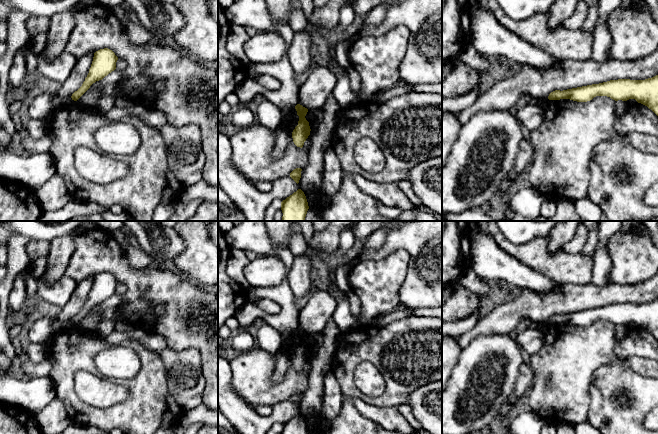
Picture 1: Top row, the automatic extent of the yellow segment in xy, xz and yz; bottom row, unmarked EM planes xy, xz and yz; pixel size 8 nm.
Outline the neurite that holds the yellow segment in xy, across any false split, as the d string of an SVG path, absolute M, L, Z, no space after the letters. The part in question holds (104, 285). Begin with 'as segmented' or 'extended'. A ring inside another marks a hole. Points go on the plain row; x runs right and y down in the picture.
as segmented | M108 272L96 275L94 277L89 297L82 310L72 318L72 324L77 325L93 307L102 304L109 297L114 295L116 293L117 284L118 281Z

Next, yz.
as segmented | M658 299L645 304L618 303L563 315L555 314L548 323L587 326L596 320L607 320L615 325L635 323L658 340Z

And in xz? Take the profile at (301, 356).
as segmented | M297 328L295 330L295 333L297 335L297 339L299 340L298 349L295 351L295 353L292 356L292 362L293 366L297 371L302 372L304 369L304 366L310 359L310 350L309 346L306 344L305 340L308 336L308 333L303 331L300 328Z

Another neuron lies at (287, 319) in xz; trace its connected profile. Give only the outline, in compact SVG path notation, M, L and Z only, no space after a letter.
M288 278L282 284L274 287L252 287L247 289L248 298L254 300L269 299L281 306L281 311L276 315L268 315L265 322L280 333L284 331L295 331L298 328L298 316L300 310L297 308Z

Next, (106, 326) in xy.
M105 319L102 320L97 328L97 334L100 336L107 336L115 329L116 320Z

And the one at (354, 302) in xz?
M349 291L346 294L346 298L349 301L350 311L352 315L359 320L360 318L360 301L359 298L352 292Z

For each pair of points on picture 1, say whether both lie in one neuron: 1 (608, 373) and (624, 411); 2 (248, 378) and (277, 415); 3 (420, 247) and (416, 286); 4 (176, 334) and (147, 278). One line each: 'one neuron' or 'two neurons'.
1: one neuron
2: two neurons
3: one neuron
4: one neuron

